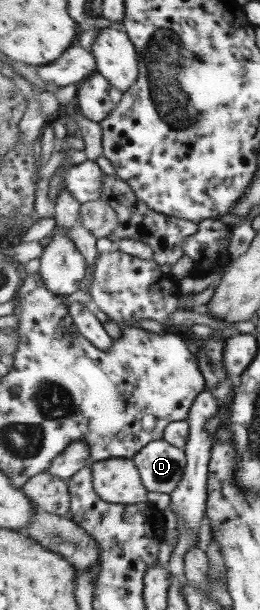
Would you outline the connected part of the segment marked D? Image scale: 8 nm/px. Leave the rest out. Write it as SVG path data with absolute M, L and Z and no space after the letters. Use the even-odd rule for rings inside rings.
M165 439L148 443L134 460L145 488L168 495L179 487L188 464L185 450Z

